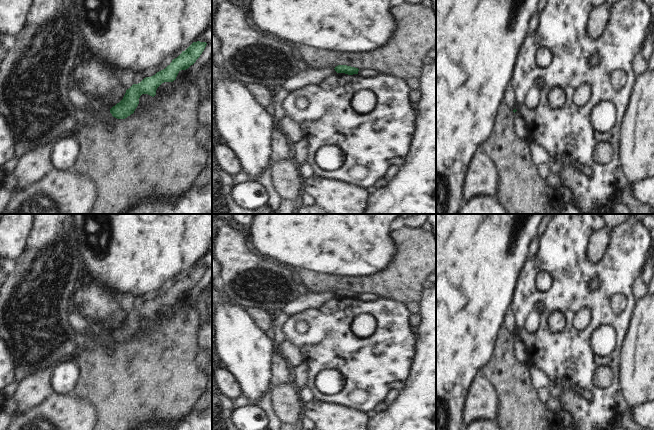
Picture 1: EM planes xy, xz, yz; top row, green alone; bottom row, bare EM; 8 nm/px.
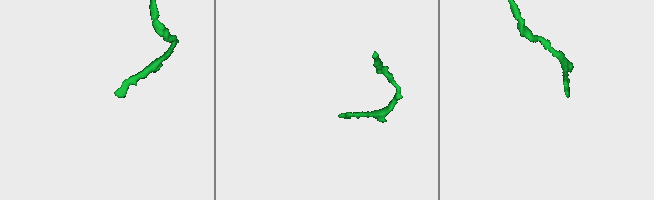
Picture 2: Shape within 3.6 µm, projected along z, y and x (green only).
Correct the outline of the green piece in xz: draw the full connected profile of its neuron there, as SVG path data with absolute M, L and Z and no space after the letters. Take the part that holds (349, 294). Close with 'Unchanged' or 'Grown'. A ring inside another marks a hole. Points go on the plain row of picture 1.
M338 289L335 292L337 297L345 297L348 299L358 298L359 293L347 289Z. Unchanged

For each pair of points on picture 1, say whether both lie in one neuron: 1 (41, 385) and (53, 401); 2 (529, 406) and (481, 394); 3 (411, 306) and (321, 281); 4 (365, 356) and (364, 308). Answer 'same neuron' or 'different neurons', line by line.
1: different neurons
2: different neurons
3: different neurons
4: same neuron

